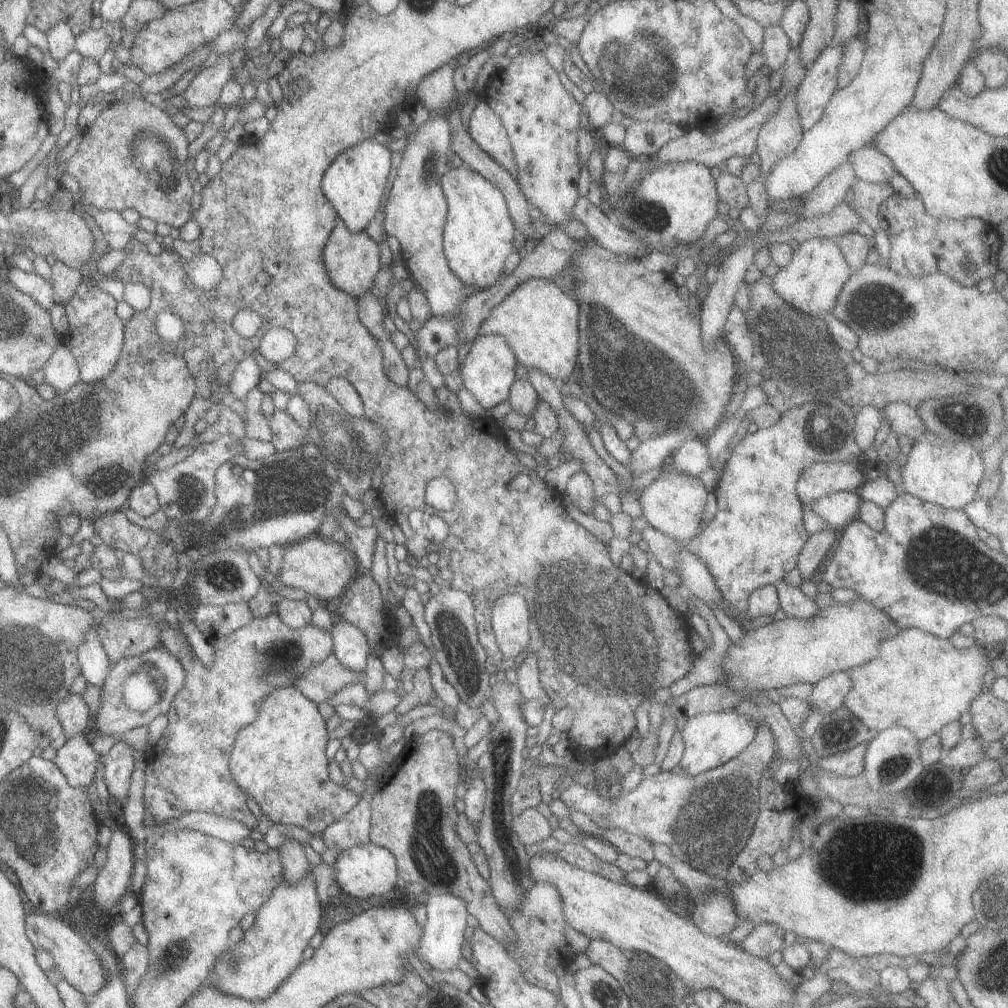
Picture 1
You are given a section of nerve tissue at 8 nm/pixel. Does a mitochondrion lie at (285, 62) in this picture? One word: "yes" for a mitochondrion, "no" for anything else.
no

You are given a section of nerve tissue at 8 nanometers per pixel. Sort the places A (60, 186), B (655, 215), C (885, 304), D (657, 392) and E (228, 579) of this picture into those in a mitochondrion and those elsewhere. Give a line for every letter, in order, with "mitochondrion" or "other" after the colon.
A: other
B: mitochondrion
C: mitochondrion
D: mitochondrion
E: mitochondrion

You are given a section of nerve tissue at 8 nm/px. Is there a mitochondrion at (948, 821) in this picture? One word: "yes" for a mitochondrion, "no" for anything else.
no

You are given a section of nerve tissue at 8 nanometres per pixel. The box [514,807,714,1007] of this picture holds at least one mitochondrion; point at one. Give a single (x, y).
(646, 974)

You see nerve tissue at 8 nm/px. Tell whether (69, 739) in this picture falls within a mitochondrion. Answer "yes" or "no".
no

